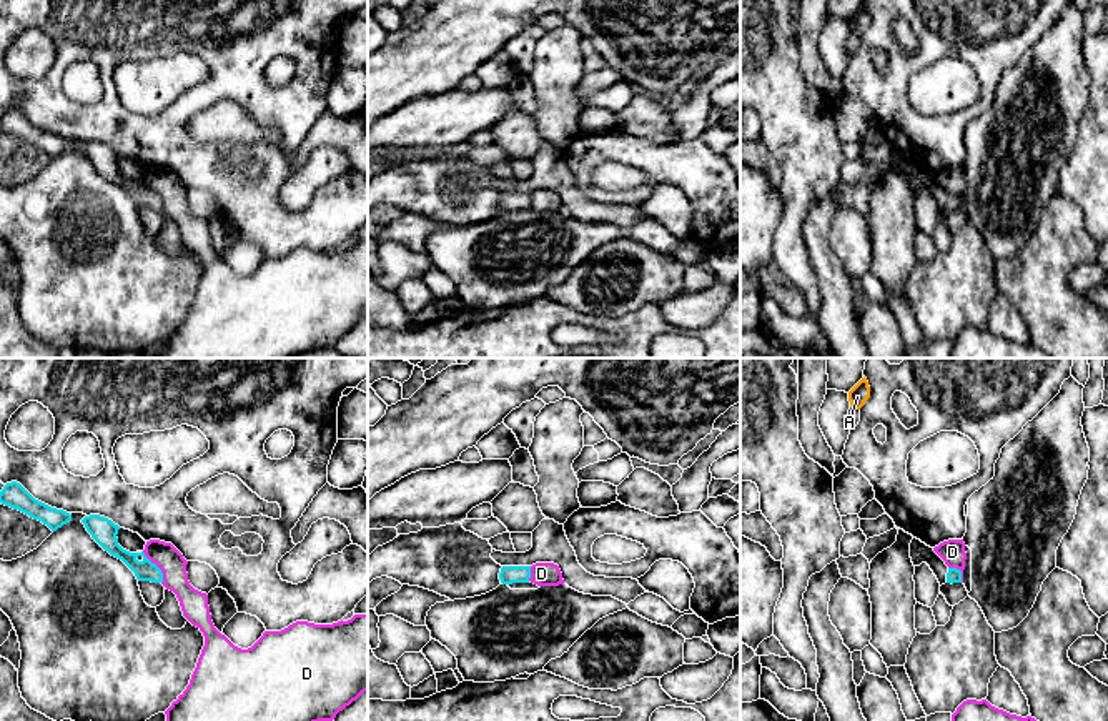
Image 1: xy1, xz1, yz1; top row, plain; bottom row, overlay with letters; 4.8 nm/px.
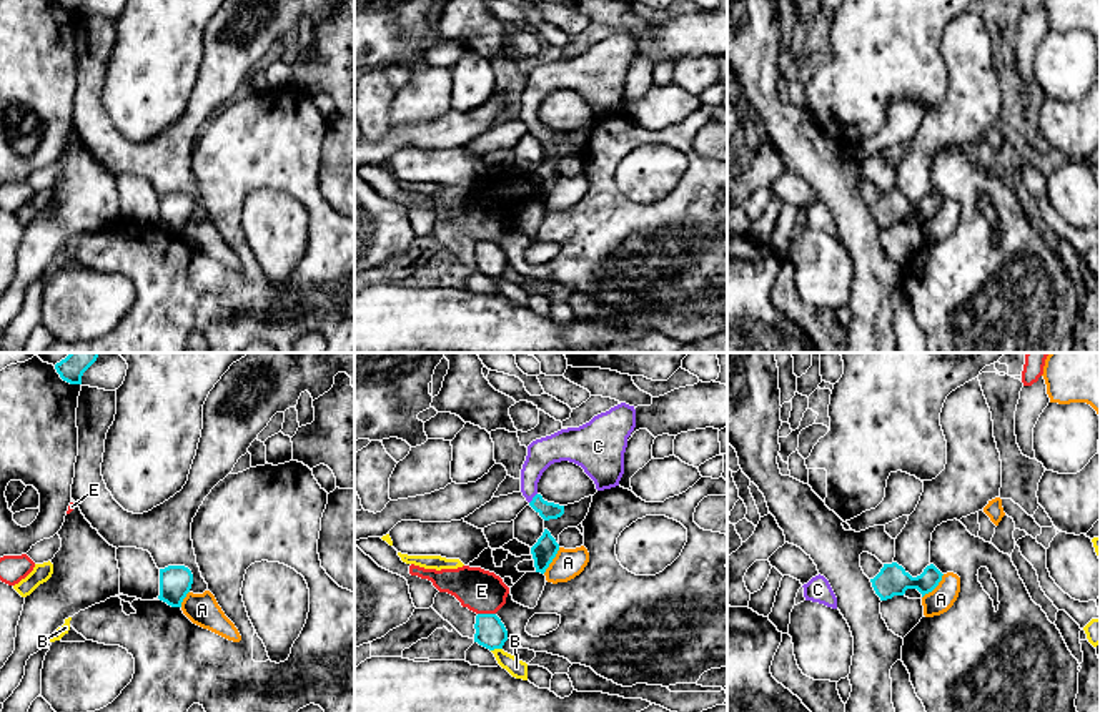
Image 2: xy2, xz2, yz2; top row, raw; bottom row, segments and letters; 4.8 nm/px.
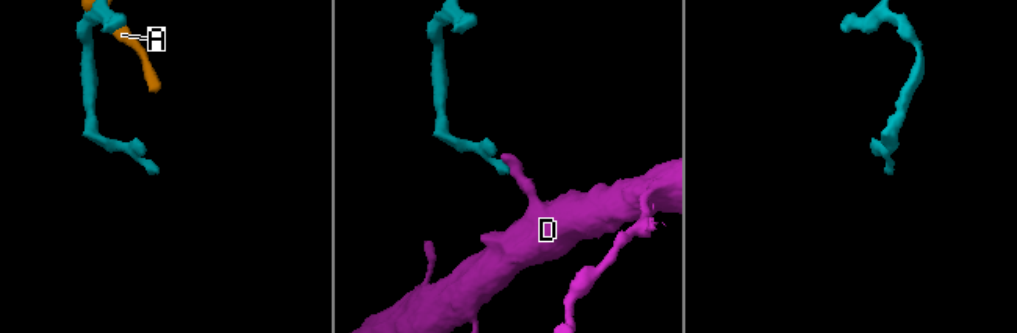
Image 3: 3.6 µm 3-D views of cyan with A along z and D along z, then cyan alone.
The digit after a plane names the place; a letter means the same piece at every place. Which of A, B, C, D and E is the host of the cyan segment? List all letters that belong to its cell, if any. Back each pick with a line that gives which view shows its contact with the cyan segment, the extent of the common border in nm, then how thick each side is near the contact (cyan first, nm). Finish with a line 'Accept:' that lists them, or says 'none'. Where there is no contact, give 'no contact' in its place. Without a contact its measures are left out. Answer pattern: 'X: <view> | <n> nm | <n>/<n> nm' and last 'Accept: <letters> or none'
C: xz2 | 70 nm | 80/140 nm
Accept: C

